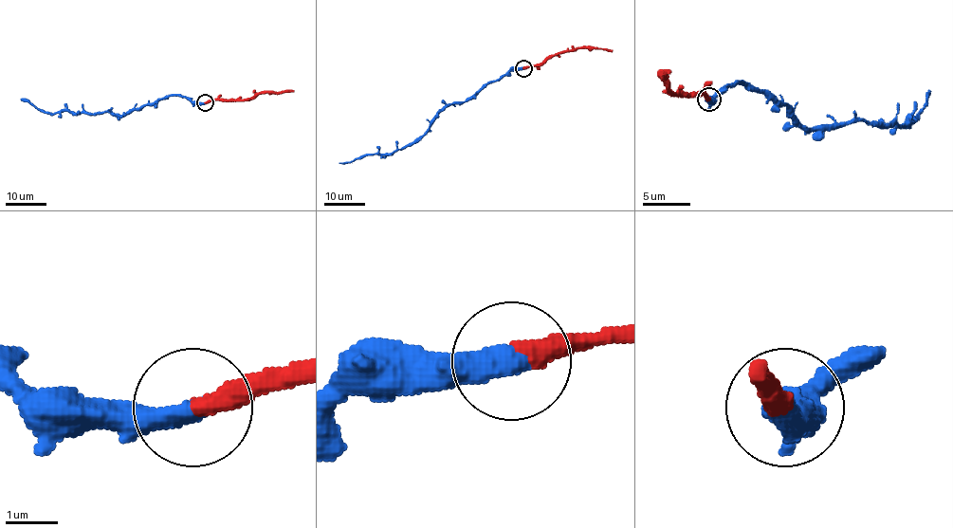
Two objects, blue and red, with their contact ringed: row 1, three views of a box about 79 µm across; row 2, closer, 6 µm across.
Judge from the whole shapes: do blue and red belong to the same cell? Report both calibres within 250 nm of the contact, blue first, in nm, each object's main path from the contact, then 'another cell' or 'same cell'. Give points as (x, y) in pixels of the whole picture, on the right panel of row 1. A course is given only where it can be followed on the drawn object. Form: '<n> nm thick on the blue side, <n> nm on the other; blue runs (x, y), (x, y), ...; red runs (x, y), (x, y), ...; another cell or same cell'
500 nm thick on the blue side, 400 nm on the other; blue runs (709, 100), (723, 85), (745, 83), (810, 129), (865, 121), (900, 126), (926, 105), (929, 90); red runs (709, 100), (703, 93), (673, 93), (659, 76), (668, 71); same cell

